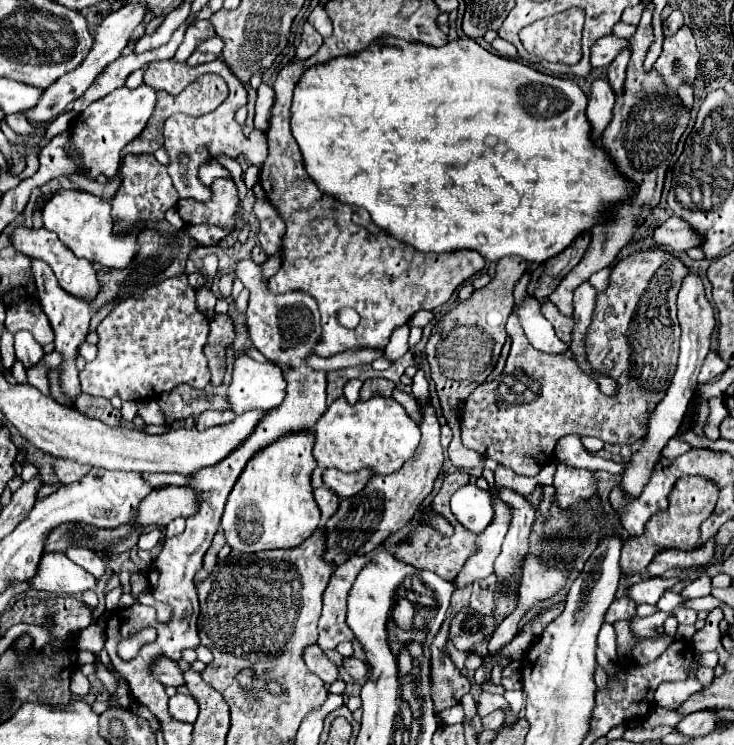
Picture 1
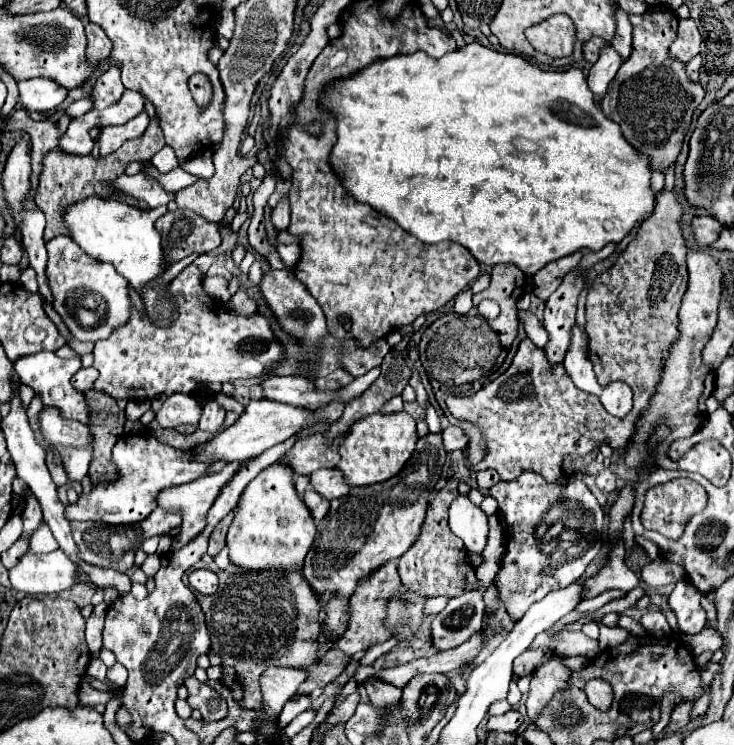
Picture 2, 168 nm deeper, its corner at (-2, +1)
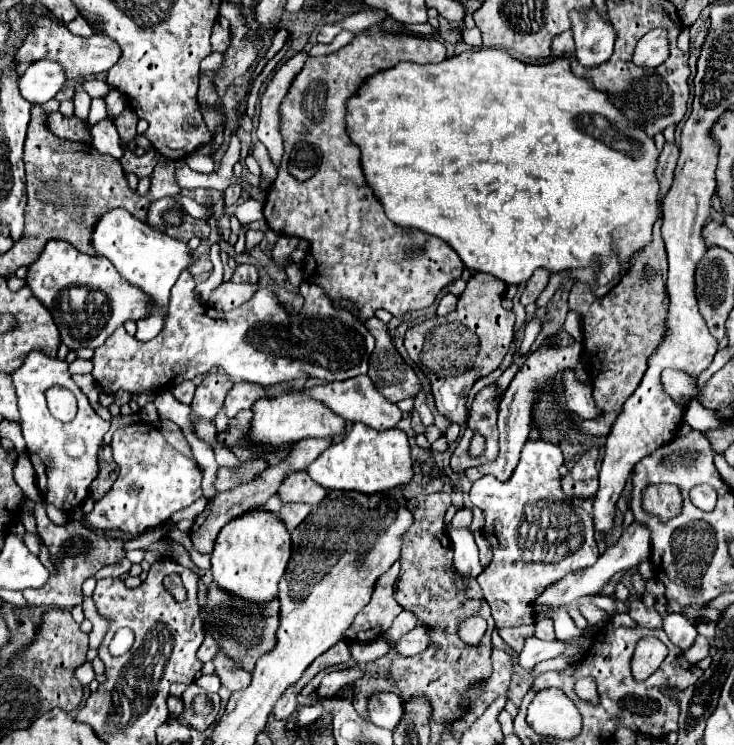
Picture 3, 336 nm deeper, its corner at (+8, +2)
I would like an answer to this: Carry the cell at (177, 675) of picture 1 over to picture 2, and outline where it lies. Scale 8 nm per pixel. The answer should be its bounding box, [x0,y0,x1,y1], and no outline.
[183,677,227,721]

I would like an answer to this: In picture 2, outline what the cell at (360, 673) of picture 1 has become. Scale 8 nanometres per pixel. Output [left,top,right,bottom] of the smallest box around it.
[363,675,401,711]

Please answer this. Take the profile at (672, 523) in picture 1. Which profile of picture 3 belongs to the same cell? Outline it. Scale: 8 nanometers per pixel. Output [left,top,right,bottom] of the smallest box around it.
[643,484,681,520]

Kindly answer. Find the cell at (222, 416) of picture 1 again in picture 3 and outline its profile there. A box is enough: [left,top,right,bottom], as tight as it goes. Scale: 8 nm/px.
[191,372,233,420]

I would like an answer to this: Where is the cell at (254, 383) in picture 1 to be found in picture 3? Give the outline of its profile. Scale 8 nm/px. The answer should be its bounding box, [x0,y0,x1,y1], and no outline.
[299,376,401,430]

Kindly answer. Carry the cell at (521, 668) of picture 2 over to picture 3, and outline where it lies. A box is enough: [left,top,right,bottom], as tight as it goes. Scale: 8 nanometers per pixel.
[497,626,529,652]

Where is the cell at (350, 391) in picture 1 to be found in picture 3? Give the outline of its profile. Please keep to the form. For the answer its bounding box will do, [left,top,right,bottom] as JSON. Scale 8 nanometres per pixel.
[249,394,345,444]

